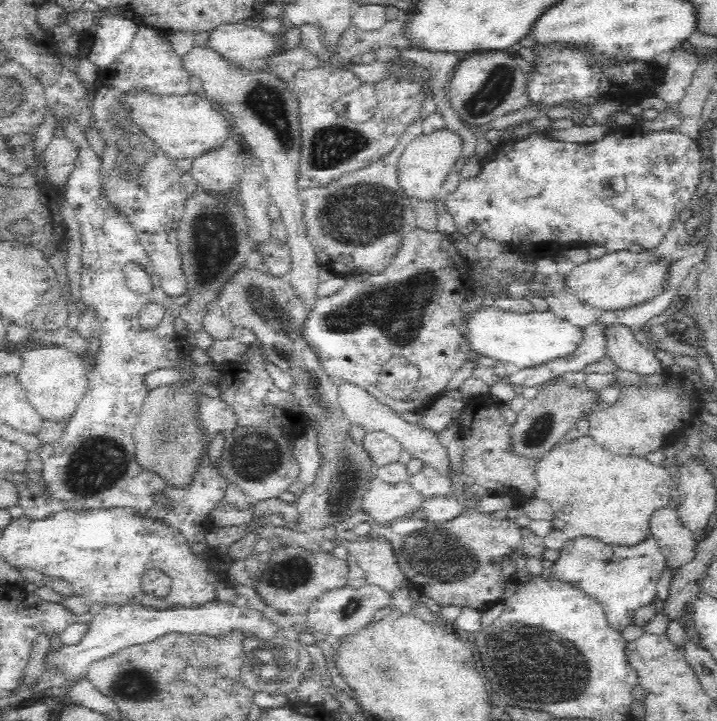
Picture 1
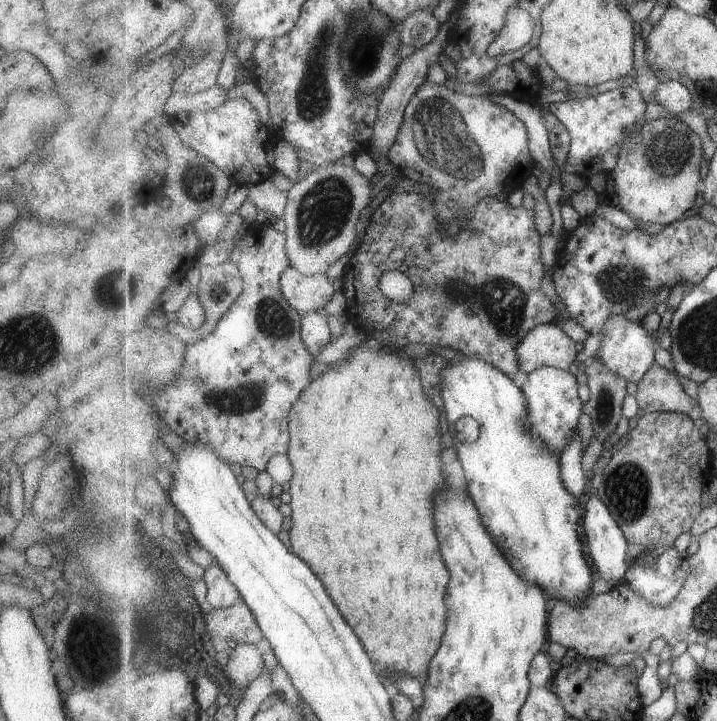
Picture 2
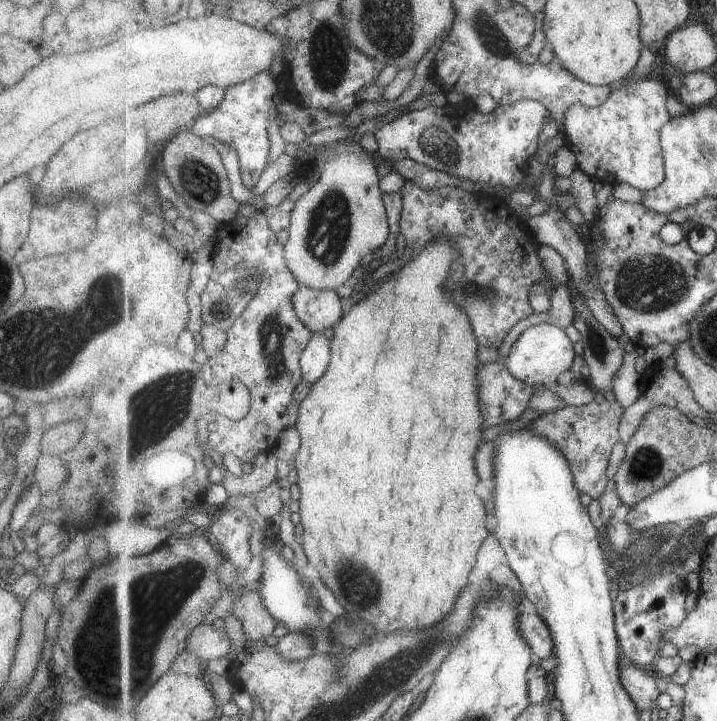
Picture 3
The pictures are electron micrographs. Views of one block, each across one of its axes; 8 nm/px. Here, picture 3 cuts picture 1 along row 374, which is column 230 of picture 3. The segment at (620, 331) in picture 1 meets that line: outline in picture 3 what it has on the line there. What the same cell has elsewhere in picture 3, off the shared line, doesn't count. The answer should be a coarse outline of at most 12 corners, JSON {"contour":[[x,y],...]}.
{"contour":[[199,625],[188,648],[200,661],[231,652],[231,638],[212,625]]}

